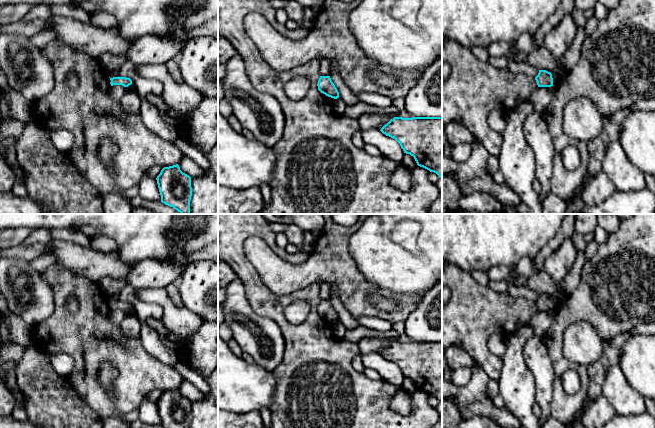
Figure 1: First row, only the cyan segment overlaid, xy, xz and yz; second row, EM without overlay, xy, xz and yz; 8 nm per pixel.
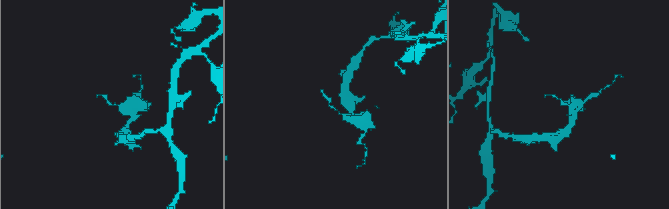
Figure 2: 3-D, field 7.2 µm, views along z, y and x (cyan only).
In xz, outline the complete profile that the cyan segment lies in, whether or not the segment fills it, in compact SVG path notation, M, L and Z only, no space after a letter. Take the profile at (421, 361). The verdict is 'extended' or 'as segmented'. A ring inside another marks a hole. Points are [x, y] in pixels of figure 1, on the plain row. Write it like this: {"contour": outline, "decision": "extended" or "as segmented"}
{"contour": "M394 341L380 355L395 363L404 377L414 381L418 390L442 402L442 341Z", "decision": "as segmented"}

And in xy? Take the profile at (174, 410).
{"contour": "M178 388L164 391L156 402L161 426L164 428L190 428L191 401L180 394Z", "decision": "as segmented"}

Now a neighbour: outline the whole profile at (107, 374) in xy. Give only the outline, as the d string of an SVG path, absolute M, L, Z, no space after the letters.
M105 362L99 371L98 380L106 390L110 391L112 389L112 383L117 376L118 371L113 367L113 365Z

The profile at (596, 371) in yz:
M623 333L610 340L603 341L604 351L602 357L586 366L589 385L586 398L593 401L601 395L601 386L608 368L619 364L623 344L628 340L629 333Z

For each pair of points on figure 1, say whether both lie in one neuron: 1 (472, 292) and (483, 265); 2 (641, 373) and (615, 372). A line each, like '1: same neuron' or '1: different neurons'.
1: different neurons
2: different neurons

